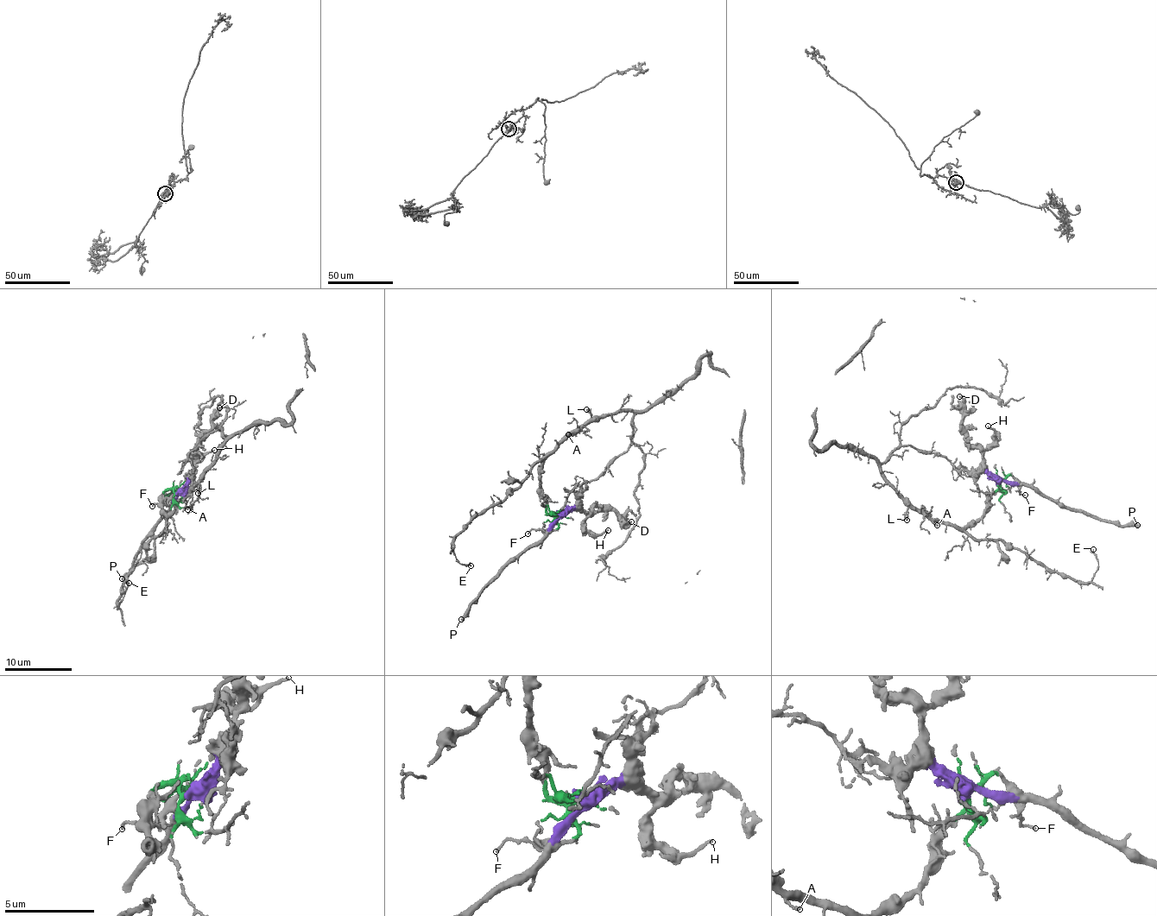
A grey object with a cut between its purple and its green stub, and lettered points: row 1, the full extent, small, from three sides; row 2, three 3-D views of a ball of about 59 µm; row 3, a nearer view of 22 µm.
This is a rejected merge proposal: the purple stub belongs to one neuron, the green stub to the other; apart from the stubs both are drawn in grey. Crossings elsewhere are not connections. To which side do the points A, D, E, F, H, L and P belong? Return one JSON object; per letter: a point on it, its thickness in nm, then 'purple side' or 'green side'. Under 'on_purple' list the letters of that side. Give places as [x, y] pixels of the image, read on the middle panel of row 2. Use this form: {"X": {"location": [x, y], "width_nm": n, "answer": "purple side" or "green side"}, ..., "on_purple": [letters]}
{"A": {"location": [568, 434], "width_nm": 130, "answer": "green side"}, "D": {"location": [631, 521], "width_nm": 240, "answer": "purple side"}, "E": {"location": [471, 565], "width_nm": 150, "answer": "green side"}, "F": {"location": [527, 533], "width_nm": 100, "answer": "green side"}, "H": {"location": [608, 530], "width_nm": 160, "answer": "purple side"}, "L": {"location": [586, 409], "width_nm": 170, "answer": "green side"}, "P": {"location": [461, 619], "width_nm": 340, "answer": "purple side"}, "on_purple": ["D", "H", "P"]}

